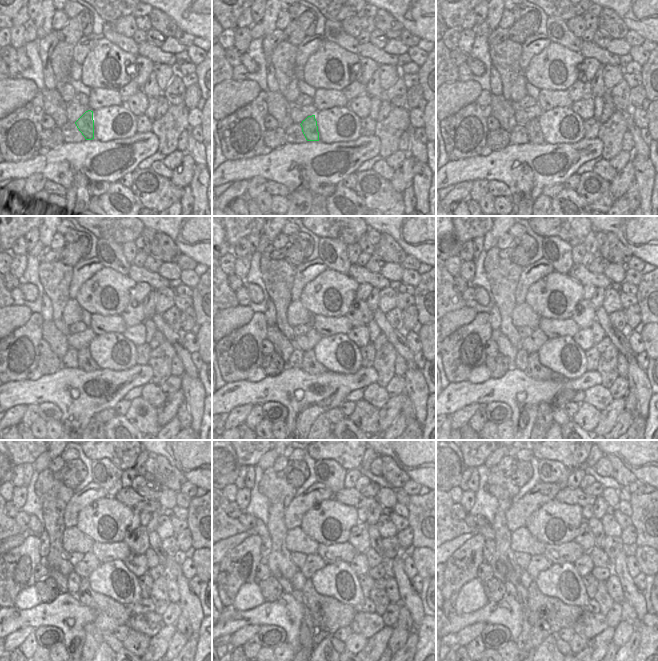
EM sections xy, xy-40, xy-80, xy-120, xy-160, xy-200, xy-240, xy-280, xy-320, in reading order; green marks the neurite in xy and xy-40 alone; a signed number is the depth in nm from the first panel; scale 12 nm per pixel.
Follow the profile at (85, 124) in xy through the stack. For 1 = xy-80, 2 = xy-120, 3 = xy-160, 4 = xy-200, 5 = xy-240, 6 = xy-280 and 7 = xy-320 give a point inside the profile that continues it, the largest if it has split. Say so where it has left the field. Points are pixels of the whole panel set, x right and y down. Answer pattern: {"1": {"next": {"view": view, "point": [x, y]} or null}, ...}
{"1": {"next": {"view": "xy-80", "point": [533, 129]}}, "2": {"next": {"view": "xy-120", "point": [86, 363]}}, "3": {"next": {"view": "xy-160", "point": [310, 365]}}, "4": {"next": {"view": "xy-200", "point": [534, 369]}}, "5": {"next": {"view": "xy-240", "point": [110, 614]}}, "6": {"next": {"view": "xy-280", "point": [329, 614]}}, "7": {"next": {"view": "xy-320", "point": [549, 614]}}}

